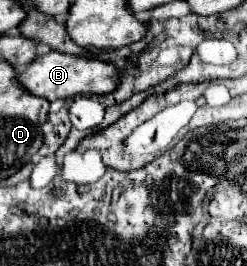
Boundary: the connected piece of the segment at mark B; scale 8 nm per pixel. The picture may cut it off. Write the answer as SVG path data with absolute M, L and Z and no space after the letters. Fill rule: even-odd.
M48 52L44 56L38 56L28 68L26 72L22 70L22 74L18 76L20 84L30 90L36 96L42 96L50 102L58 100L58 98L74 98L80 94L110 94L114 92L114 88L118 88L118 80L120 80L120 72L118 68L114 68L114 64L110 62L102 62L98 58L88 58L88 56L70 56L70 54L62 54L62 52Z

